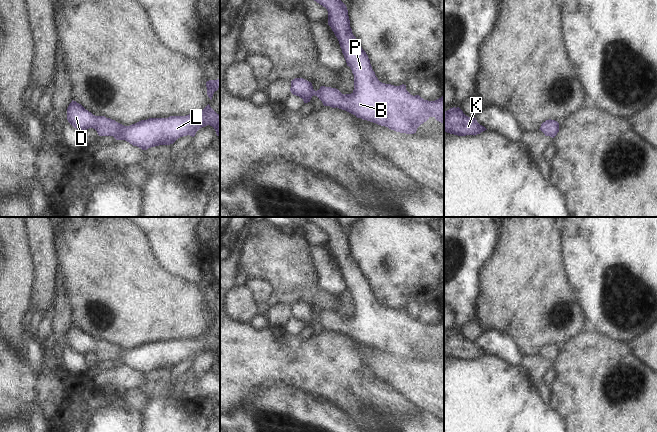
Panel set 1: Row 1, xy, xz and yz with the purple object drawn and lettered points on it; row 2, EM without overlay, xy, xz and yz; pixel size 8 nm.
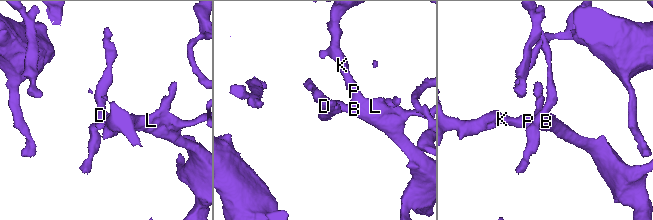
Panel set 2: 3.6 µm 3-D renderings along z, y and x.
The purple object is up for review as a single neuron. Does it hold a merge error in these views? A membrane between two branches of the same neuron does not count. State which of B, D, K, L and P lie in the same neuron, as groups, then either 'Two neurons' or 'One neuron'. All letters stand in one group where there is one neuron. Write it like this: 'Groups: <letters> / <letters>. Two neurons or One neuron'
Groups: B D K L P. One neuron

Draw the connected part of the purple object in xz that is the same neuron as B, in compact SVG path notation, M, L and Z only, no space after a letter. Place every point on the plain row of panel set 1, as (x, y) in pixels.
M337 217L307 218L310 223L316 225L328 235L328 249L337 261L347 290L351 292L354 299L354 314L351 318L344 319L336 312L321 310L319 314L315 315L311 306L303 302L295 302L291 305L290 312L293 319L302 322L304 327L310 326L311 322L315 319L322 325L324 330L337 331L355 339L357 342L388 351L400 357L416 357L417 352L430 341L434 341L437 345L444 347L444 320L435 325L428 325L419 319L411 319L406 314L406 309L404 308L394 310L378 304L368 279L352 257L347 231L338 222Z

